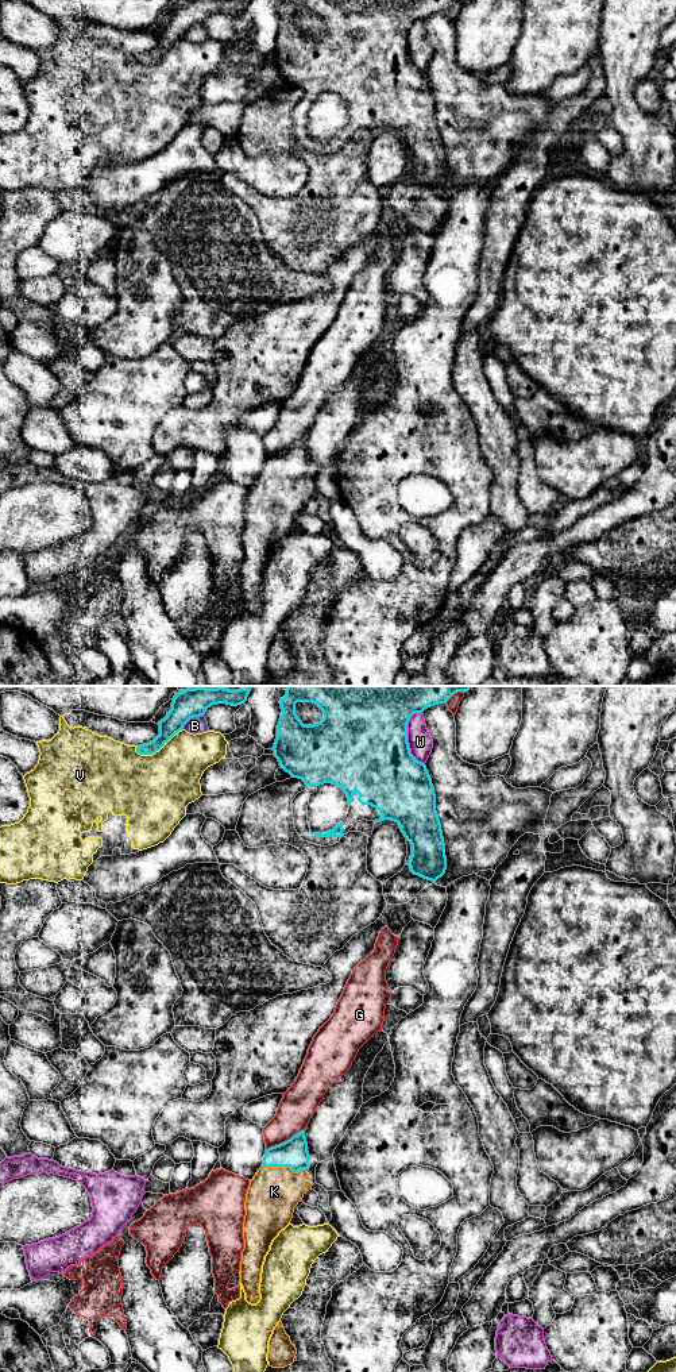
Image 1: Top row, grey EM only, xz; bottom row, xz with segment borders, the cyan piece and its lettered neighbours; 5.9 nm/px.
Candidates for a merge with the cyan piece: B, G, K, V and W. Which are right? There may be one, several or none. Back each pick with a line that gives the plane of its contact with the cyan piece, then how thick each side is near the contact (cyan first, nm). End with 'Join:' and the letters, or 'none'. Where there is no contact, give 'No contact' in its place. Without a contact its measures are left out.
K: Touches cyan in xz. Thickness 170 nm (cyan) against 300 nm
Join: K

